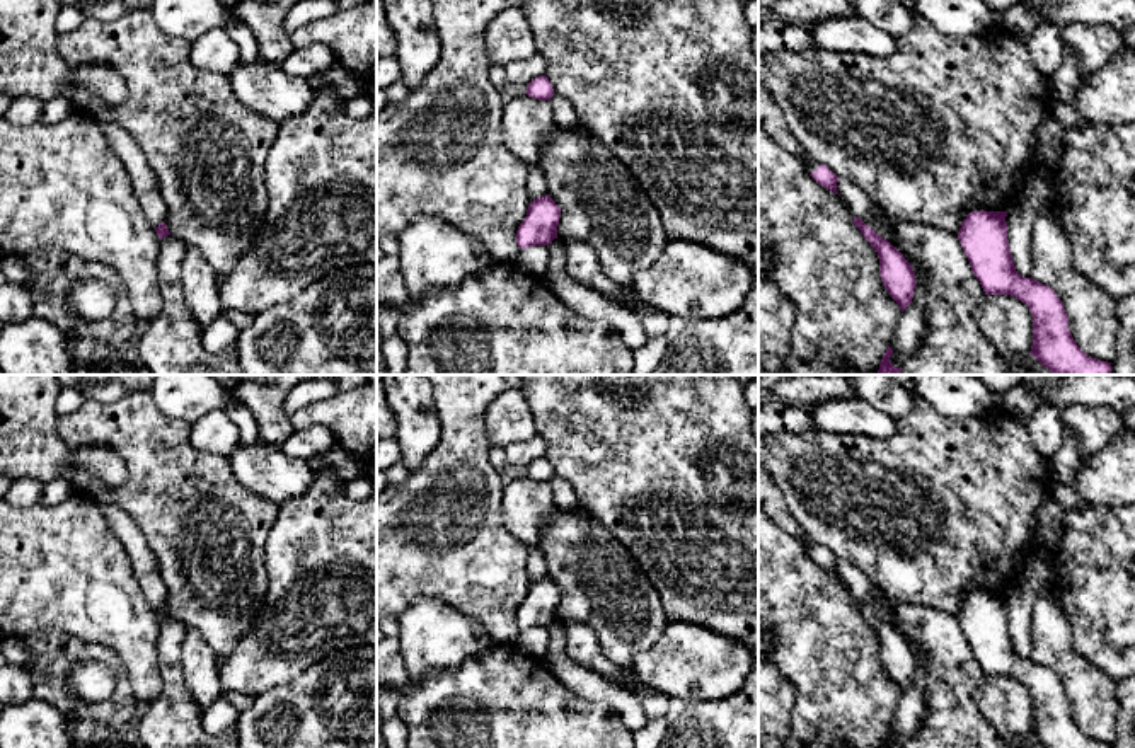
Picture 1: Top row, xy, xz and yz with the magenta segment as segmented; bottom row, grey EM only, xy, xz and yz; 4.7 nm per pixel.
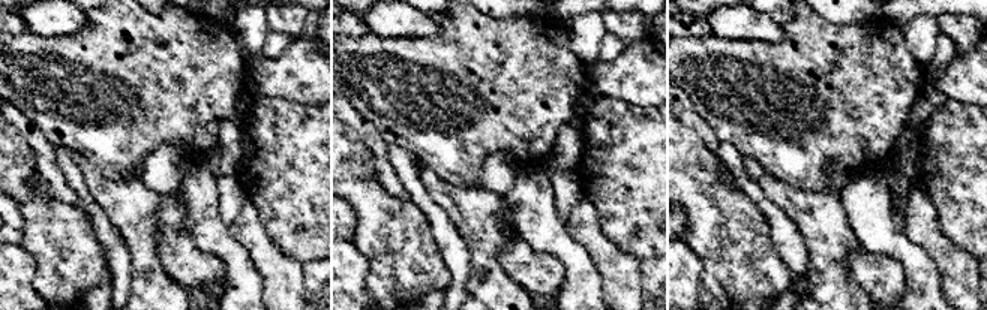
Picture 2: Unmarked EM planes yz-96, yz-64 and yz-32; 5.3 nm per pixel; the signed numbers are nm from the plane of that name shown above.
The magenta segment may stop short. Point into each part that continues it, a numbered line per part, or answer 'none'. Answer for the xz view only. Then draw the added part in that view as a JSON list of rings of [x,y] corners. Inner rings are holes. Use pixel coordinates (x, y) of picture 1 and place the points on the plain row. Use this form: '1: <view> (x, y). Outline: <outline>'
none

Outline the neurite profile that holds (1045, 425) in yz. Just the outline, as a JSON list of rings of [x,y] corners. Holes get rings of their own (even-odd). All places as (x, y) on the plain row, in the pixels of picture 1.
[[[1038,407],[1024,423],[1036,450],[1050,462],[1063,440],[1063,407]]]

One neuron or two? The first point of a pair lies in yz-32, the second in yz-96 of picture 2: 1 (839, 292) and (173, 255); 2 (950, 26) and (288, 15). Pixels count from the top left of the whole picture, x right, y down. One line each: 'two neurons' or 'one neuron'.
1: two neurons
2: one neuron

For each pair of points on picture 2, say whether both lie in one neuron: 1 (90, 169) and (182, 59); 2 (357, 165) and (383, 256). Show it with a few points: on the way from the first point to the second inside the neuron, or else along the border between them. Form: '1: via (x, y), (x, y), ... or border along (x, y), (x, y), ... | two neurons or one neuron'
1: border along (74, 152), (107, 175), (128, 177) | two neurons
2: via (360, 187), (383, 219), (383, 234) | one neuron

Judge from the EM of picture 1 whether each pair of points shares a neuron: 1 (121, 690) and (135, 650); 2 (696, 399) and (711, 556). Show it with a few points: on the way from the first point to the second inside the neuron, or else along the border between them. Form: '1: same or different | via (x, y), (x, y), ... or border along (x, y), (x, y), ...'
1: different | border along (99, 644), (116, 655), (138, 701)
2: same | via (694, 438), (694, 498), (702, 506), (702, 517)

